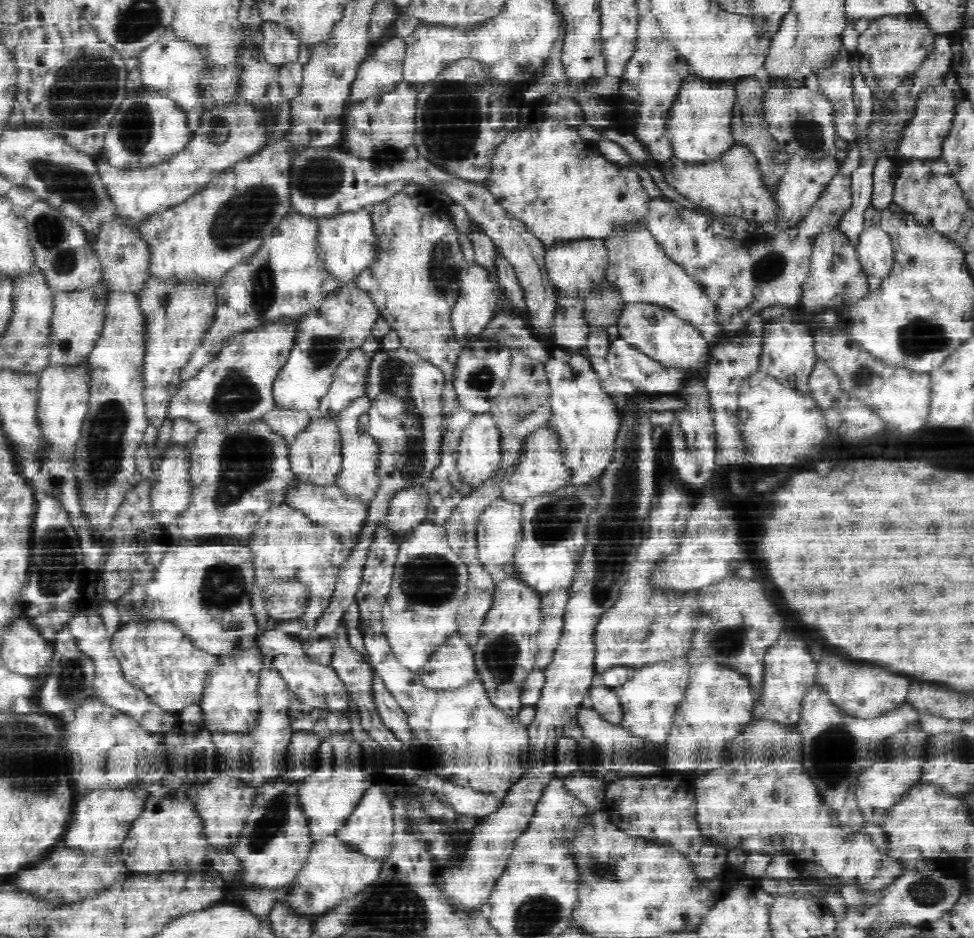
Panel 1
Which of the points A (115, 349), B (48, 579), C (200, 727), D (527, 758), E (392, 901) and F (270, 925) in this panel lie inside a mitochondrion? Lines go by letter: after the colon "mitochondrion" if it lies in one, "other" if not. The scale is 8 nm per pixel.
A: other
B: mitochondrion
C: other
D: other
E: mitochondrion
F: other

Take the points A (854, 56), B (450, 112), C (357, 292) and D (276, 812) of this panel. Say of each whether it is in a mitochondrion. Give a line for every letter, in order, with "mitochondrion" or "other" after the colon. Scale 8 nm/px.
A: other
B: mitochondrion
C: other
D: mitochondrion

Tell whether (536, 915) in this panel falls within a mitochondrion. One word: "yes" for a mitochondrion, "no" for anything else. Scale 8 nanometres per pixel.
yes

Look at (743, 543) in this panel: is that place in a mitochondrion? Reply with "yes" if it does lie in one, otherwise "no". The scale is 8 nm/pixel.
no

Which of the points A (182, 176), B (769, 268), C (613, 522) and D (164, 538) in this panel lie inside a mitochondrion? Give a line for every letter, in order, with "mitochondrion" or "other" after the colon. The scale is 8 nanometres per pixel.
A: other
B: mitochondrion
C: mitochondrion
D: other

